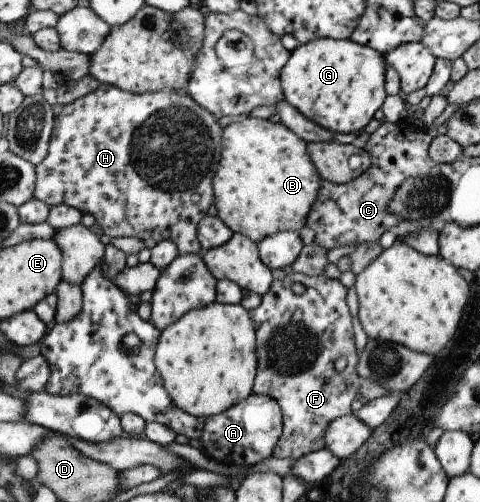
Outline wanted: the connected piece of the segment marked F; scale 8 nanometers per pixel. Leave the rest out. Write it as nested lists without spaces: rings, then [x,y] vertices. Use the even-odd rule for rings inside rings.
[[[297,272],[288,273],[280,279],[272,279],[270,287],[268,287],[268,292],[264,293],[262,296],[260,305],[256,309],[250,309],[247,311],[250,321],[255,330],[255,362],[256,362],[256,375],[254,375],[254,380],[252,383],[252,392],[254,394],[261,394],[274,399],[278,403],[278,408],[280,409],[282,415],[282,425],[281,425],[281,435],[278,441],[276,441],[276,446],[274,447],[271,457],[276,459],[288,458],[296,460],[308,453],[313,453],[314,451],[319,451],[324,448],[324,429],[328,427],[328,423],[331,420],[337,419],[338,417],[343,417],[351,414],[350,404],[354,397],[359,393],[358,387],[361,385],[361,379],[356,375],[355,366],[357,361],[356,348],[354,345],[354,337],[352,333],[351,317],[348,312],[348,307],[345,303],[345,297],[347,294],[347,289],[342,287],[338,280],[328,279],[326,276],[316,275],[316,277],[309,277],[308,275],[301,275]],[[338,357],[344,357],[346,361],[346,367],[340,371],[334,369],[334,361]]]

